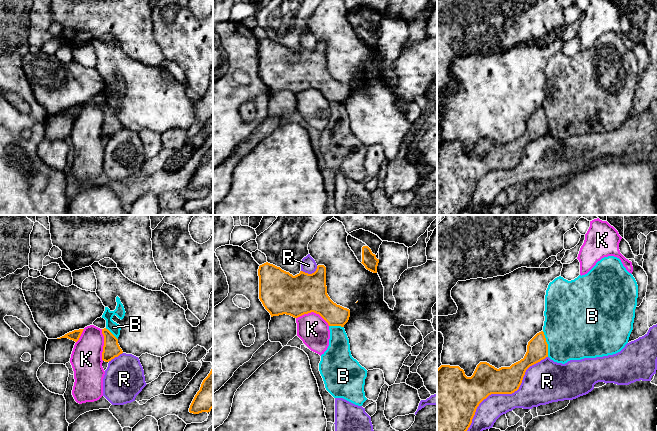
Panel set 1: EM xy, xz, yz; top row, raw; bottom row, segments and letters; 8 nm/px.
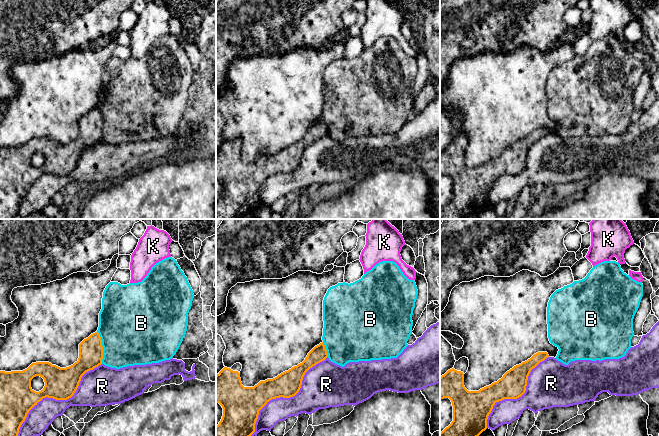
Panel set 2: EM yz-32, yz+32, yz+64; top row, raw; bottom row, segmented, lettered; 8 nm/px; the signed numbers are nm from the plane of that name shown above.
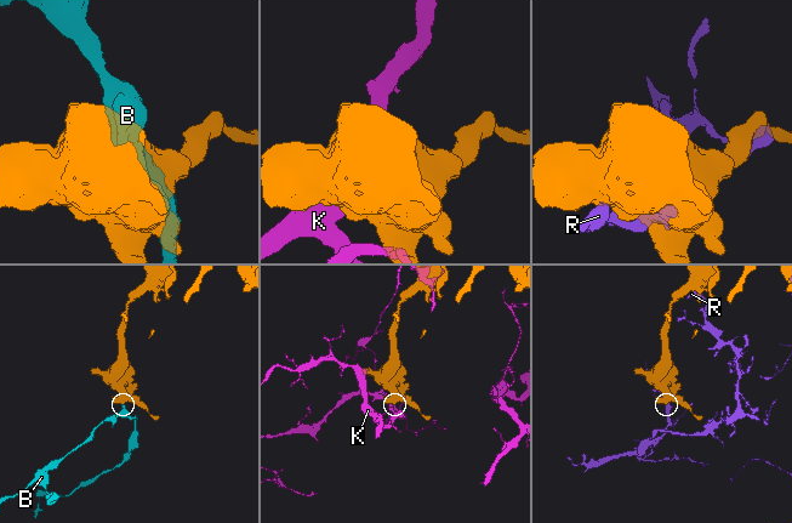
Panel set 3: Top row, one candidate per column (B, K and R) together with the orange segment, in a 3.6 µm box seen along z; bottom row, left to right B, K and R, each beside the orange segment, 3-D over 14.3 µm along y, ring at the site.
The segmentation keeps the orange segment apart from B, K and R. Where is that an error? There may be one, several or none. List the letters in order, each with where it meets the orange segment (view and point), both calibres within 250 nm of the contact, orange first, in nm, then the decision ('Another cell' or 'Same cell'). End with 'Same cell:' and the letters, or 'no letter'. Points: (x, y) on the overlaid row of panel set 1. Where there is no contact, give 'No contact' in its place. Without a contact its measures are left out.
B: Touches orange at yz (547, 344). Thickness 180 nm (orange) against 480 nm. Another cell
K: Touches orange at xz (313, 311). Thickness 320 nm (orange) against 240 nm. Another cell
R: Touches orange at yz (505, 393). Thickness 240 nm (orange) against 260 nm. Another cell
Same cell: no letter

